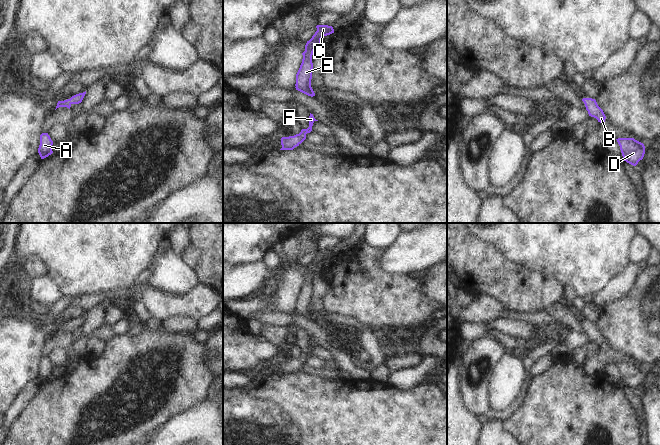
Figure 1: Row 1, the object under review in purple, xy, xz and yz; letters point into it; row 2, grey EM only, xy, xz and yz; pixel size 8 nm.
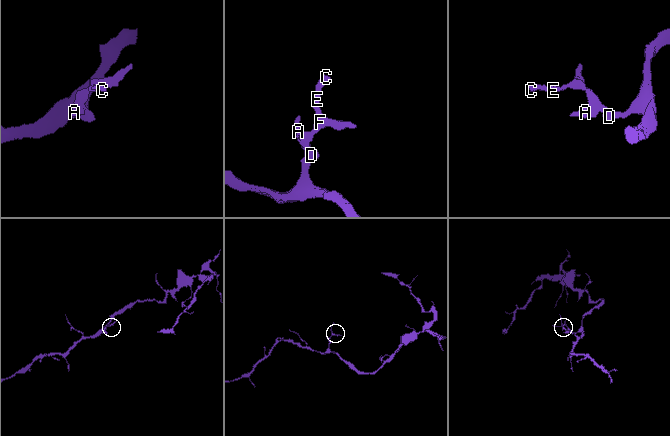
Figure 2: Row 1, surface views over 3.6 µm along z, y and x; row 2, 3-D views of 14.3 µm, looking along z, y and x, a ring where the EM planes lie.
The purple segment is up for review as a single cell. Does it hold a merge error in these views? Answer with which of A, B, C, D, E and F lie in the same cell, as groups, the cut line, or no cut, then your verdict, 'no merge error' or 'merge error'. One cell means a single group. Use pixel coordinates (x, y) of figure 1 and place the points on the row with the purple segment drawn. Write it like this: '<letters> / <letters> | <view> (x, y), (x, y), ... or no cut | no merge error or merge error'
A B C D E F | no cut | no merge error

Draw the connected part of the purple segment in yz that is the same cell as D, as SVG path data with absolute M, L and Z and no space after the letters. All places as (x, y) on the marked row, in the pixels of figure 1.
M618 138L616 139L623 156L624 161L636 166L645 154L645 146L643 143L634 138Z

